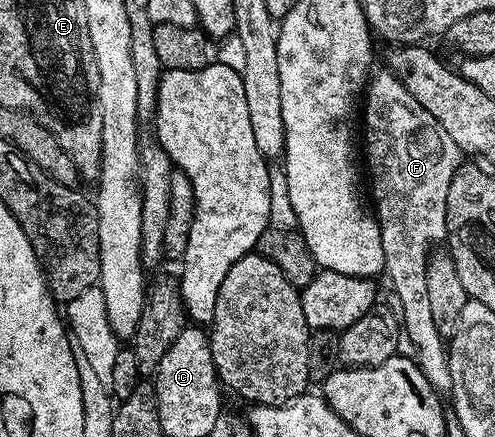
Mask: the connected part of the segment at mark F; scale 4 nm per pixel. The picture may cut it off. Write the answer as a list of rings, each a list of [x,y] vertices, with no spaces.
[[[389,69],[375,74],[369,80],[364,92],[364,123],[366,119],[366,155],[364,151],[364,167],[370,170],[368,187],[374,190],[372,211],[380,225],[380,241],[384,245],[385,278],[390,278],[390,287],[402,306],[400,323],[404,328],[404,335],[410,338],[414,346],[412,358],[418,368],[424,373],[435,391],[449,392],[452,385],[452,373],[448,358],[448,347],[443,338],[438,335],[436,325],[433,324],[431,306],[428,305],[427,274],[428,263],[432,254],[433,243],[447,238],[446,234],[446,206],[448,205],[448,185],[452,185],[452,177],[460,166],[460,152],[456,141],[444,133],[442,126],[408,93],[408,89],[397,75]]]

